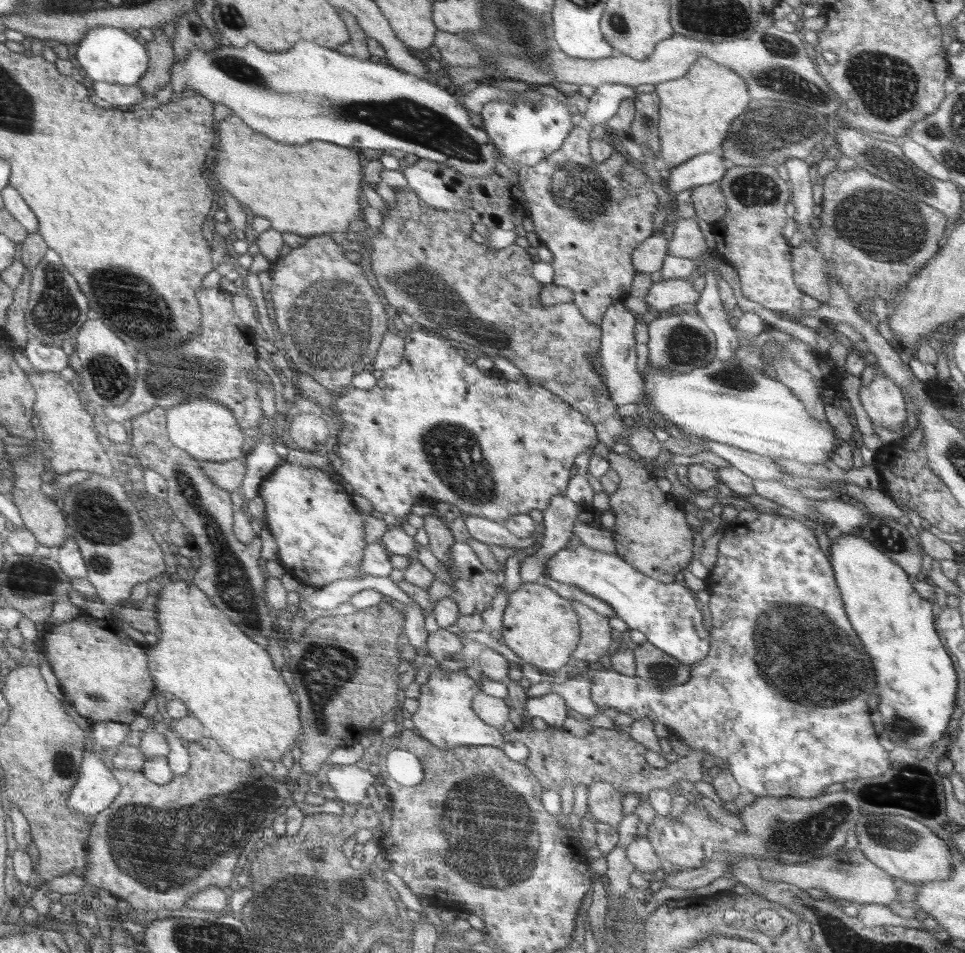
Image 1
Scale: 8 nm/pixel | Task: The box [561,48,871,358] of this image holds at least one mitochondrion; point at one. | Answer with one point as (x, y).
(770, 130)

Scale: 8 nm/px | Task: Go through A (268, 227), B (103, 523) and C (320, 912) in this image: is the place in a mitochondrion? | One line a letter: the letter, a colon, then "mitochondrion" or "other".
A: other
B: mitochondrion
C: mitochondrion

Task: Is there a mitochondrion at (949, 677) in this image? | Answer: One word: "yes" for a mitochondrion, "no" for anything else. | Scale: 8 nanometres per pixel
no

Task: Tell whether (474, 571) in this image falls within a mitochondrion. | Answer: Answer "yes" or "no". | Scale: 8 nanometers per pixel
no

